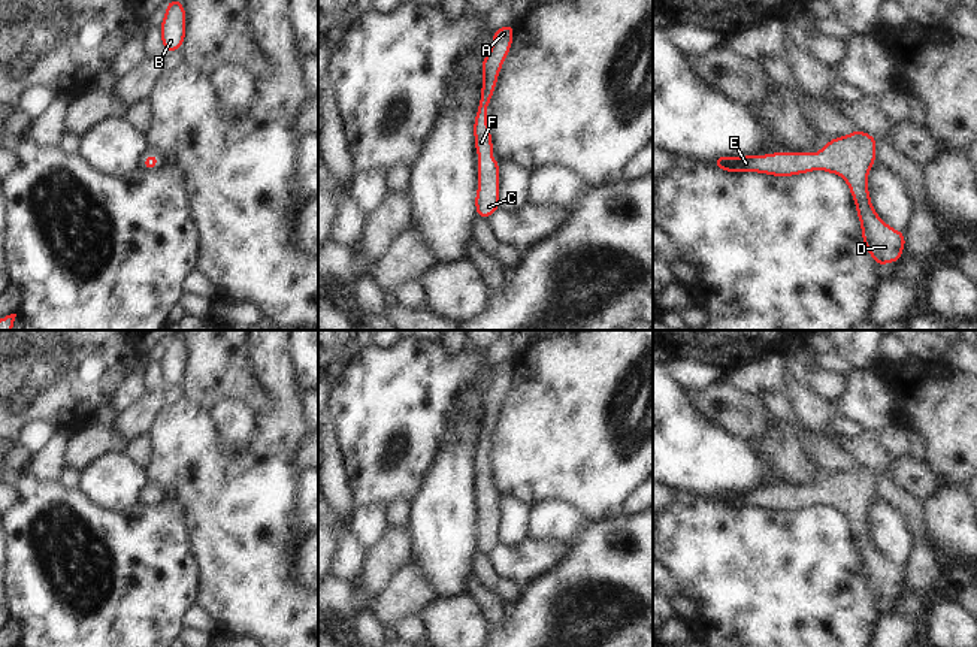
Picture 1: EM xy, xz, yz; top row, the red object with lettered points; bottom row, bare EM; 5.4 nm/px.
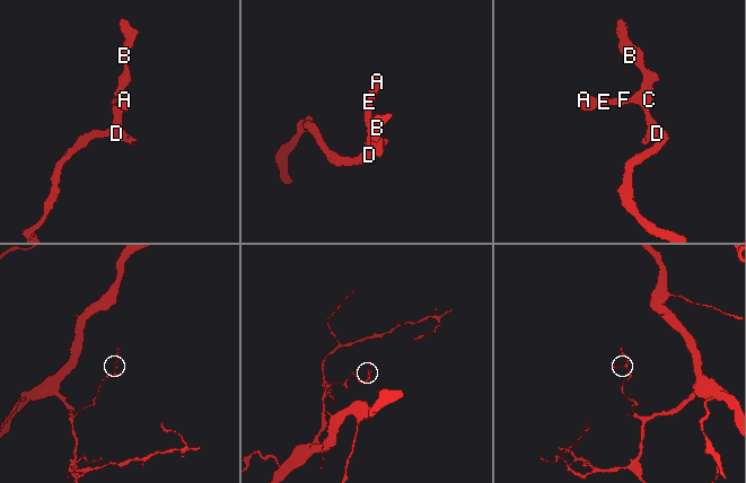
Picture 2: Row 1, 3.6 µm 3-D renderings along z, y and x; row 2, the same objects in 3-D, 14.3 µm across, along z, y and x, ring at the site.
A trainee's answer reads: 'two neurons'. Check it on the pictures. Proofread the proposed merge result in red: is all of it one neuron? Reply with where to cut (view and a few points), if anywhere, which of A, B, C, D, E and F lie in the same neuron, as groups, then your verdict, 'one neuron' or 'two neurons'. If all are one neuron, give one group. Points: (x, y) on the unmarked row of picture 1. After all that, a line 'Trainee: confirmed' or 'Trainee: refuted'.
cut none; groups A B C D E F; one neuron
Trainee: refuted

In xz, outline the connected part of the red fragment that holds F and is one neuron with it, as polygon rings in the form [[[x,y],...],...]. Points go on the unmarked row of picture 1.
[[[514,360],[496,363],[491,383],[481,397],[483,421],[474,456],[475,487],[478,495],[478,526],[475,529],[477,551],[487,554],[499,544],[499,496],[491,492],[493,475],[487,459],[487,442],[499,412],[502,399],[511,386]]]

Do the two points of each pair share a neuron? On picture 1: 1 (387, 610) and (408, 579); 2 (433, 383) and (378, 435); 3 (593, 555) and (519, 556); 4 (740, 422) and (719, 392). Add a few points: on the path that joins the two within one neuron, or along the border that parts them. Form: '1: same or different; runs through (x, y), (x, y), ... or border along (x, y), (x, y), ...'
1: same; runs through (393, 602), (408, 586)
2: same; runs through (419, 390), (389, 420)
3: different; border along (575, 538), (571, 547), (546, 573), (537, 577)
4: same; runs through (737, 414), (722, 399)

